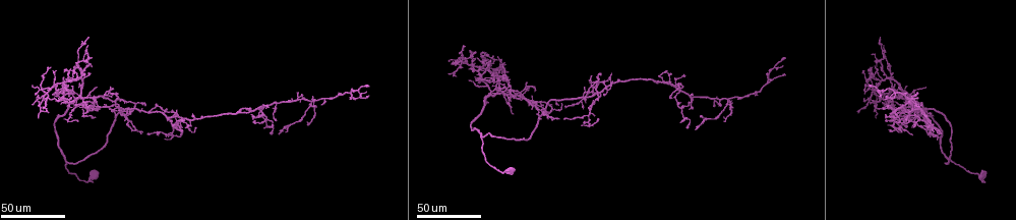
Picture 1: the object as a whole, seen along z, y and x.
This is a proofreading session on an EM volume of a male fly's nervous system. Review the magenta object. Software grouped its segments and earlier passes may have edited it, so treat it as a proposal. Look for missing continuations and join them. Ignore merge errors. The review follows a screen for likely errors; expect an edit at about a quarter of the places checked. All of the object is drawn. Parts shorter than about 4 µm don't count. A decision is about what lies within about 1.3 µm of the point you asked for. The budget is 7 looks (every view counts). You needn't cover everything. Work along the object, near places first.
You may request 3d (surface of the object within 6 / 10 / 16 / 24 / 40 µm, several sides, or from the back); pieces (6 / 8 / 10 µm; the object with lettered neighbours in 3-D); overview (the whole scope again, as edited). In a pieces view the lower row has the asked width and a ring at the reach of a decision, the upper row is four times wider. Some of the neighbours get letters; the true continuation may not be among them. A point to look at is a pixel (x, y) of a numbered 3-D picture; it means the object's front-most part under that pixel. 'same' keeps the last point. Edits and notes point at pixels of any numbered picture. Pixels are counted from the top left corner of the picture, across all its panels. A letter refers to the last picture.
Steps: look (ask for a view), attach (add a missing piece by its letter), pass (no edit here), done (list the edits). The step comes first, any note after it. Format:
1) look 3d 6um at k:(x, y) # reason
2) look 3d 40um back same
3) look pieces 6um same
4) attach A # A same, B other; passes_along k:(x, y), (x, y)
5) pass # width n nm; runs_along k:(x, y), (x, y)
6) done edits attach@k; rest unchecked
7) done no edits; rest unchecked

look 3d 40um at 1:(591, 74) # tapers out

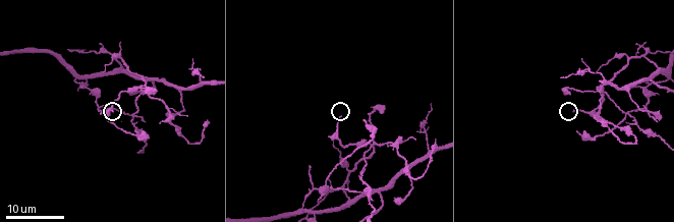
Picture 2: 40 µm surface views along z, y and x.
look pieces 8um at 2:(339, 117)

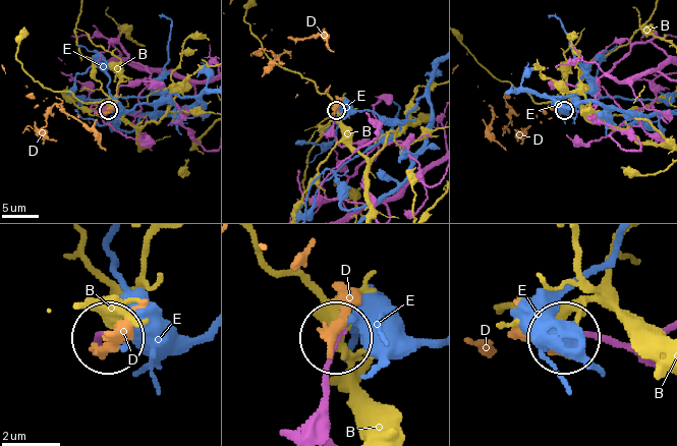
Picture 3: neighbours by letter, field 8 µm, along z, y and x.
pass # B other, D other, E other; none of them fits

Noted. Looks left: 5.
look 3d 24um at 2:(655, 121) # tapers out

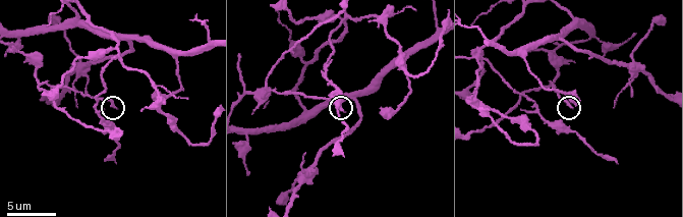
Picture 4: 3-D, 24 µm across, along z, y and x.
look pieces 10um at 4:(116, 108)

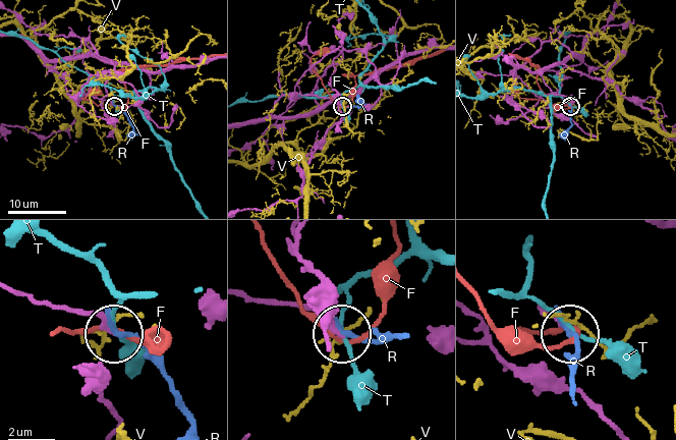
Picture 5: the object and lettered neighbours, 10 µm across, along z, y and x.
pass # F other, R other, T other, V other; runs_along 5:(18, 290), (89, 312), (110, 331); none of them fits

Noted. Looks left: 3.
look 3d 40um at 1:(510, 89) # branch stops here

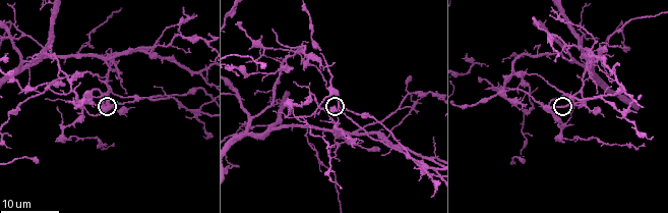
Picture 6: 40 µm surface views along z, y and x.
look pieces 6um at 6:(106, 95)

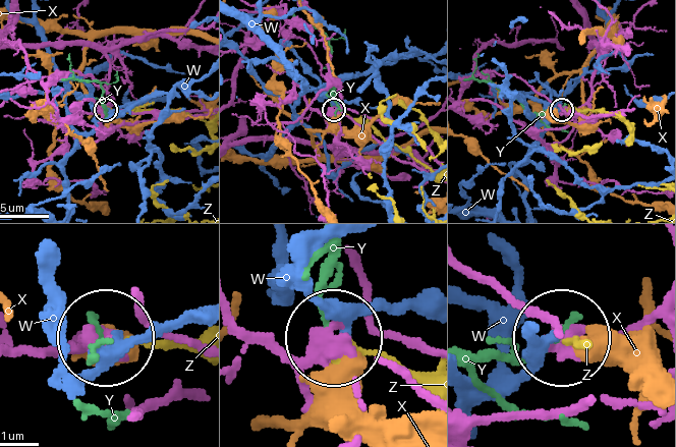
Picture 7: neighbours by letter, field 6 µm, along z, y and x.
pass # W other, X other, Y other, Z other; none of them fits

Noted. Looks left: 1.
done no edits; rest unchecked

